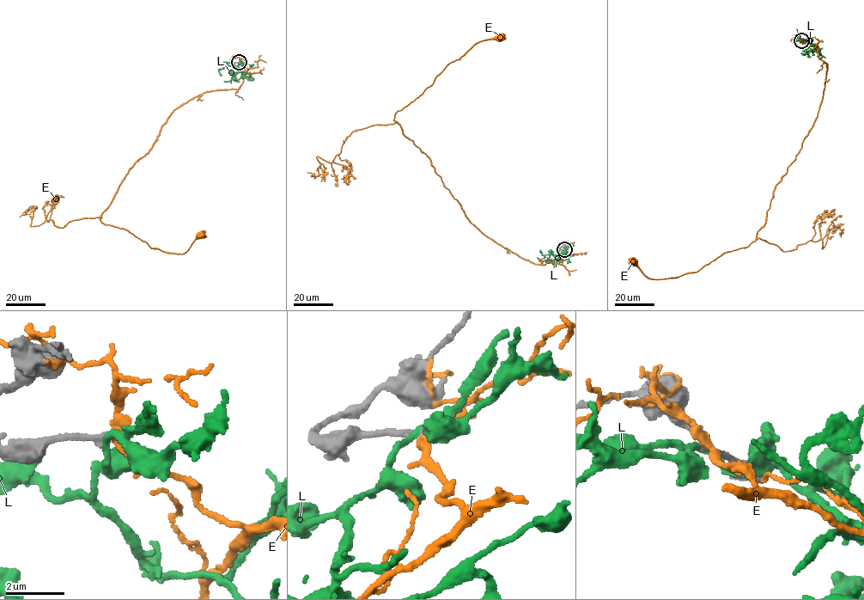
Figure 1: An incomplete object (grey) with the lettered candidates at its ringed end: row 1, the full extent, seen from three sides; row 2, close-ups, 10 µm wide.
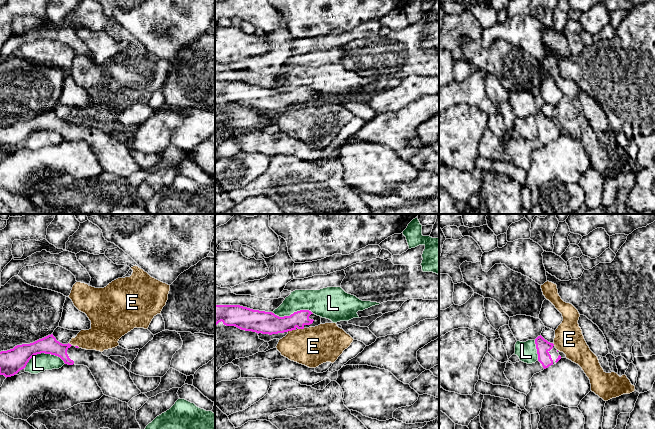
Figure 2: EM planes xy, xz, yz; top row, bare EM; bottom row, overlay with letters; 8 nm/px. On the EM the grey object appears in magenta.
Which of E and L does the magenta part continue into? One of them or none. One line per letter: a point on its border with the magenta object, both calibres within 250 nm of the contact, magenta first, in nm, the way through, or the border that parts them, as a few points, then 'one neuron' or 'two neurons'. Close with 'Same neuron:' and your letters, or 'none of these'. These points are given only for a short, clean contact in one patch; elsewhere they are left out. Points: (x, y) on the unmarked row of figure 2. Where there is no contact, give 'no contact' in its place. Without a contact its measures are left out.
E: meets magenta in xz at (291, 106); 180 nm thick on the magenta side, 320 nm on the other; border along xz (295, 105), (287, 107); two neurons
L: meets magenta in xy at (43, 128); 190 nm thick on the magenta side, 150 nm on the other; two neurons
Same neuron: none of these

